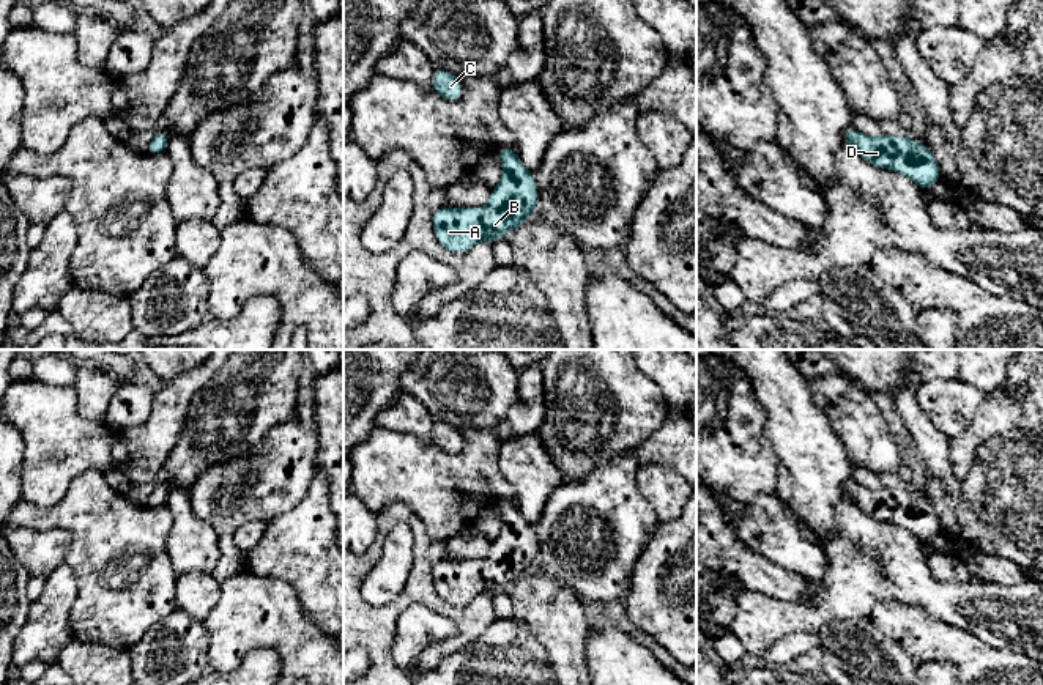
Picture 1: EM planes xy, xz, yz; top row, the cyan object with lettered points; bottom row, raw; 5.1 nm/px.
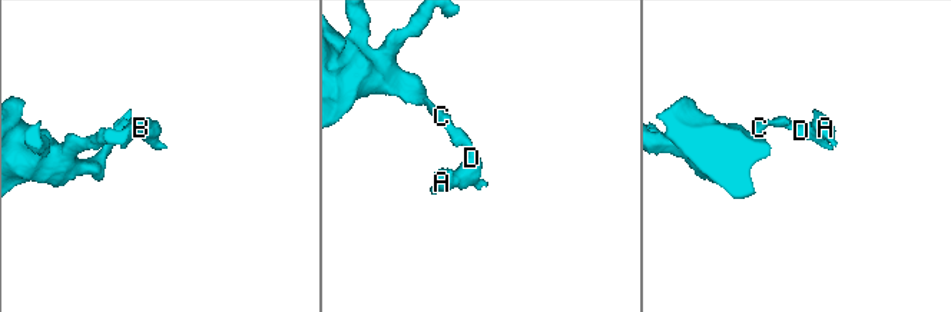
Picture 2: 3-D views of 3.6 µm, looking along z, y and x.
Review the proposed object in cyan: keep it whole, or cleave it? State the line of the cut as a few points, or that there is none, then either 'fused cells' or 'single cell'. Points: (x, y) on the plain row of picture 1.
cut none; single cell

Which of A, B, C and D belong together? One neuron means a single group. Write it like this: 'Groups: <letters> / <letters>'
Groups: A B C D

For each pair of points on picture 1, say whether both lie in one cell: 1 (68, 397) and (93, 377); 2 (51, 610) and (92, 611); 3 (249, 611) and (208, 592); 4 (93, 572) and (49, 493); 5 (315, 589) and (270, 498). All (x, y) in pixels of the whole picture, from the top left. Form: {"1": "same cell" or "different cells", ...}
{"1": "different cells", "2": "different cells", "3": "different cells", "4": "different cells", "5": "different cells"}

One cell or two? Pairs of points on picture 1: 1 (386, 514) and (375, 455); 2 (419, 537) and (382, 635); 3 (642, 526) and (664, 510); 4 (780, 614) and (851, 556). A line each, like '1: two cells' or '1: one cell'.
1: two cells
2: one cell
3: two cells
4: one cell

